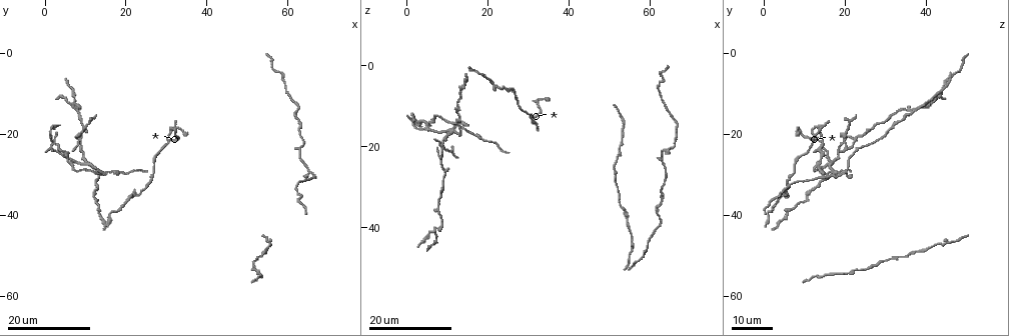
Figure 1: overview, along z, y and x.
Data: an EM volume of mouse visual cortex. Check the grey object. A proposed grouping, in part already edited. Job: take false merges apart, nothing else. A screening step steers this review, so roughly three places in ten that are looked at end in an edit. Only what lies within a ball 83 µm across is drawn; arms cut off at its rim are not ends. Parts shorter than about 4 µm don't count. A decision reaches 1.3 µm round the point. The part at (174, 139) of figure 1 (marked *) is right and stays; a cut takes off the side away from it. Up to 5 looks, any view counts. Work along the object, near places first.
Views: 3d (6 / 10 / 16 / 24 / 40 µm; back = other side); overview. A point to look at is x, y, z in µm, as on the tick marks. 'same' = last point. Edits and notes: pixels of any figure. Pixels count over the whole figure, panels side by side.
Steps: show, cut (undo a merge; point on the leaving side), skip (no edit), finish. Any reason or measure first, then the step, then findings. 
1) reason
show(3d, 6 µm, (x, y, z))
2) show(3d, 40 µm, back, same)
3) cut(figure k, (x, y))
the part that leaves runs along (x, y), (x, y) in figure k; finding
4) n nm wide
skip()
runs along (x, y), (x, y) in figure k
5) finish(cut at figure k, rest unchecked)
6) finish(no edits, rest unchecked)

three arms meet
show(3d, 24 µm, (30.5, 21.5, 12.0))

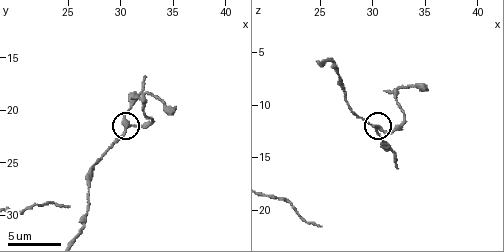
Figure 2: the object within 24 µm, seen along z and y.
show(3d, 6 µm, (30.6, 21.4, 12.2))

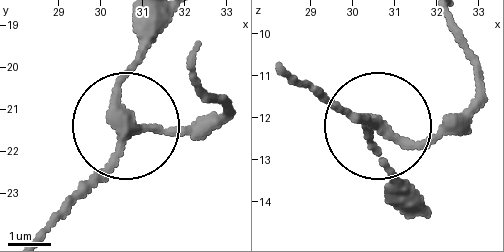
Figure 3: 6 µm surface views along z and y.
side arm 6 µm; 3 arms
skip()
all the same neuron

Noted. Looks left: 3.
four arms meet
show(3d, 24 µm, (10.5, 27.0, 15.5))

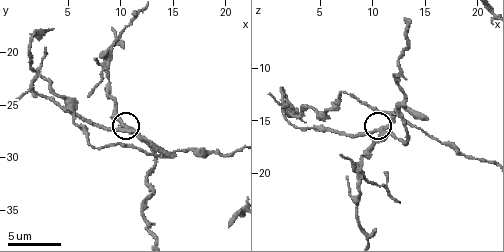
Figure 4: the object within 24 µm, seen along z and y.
closer look
show(3d, 10 µm, (11.2, 27.6, 15.6))

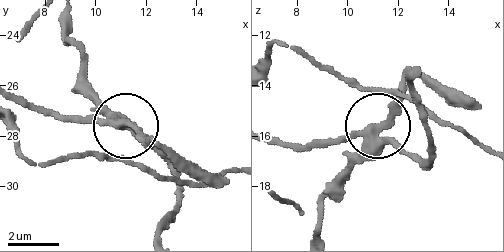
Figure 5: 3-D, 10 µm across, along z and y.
330 nm wide
cut(figure 5, (77, 122))
the part that leaves runs along (115, 123), (21, 106) in figure 5; two neurons meet here

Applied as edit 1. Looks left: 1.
finish(cut at figure 5, rest unchecked)

